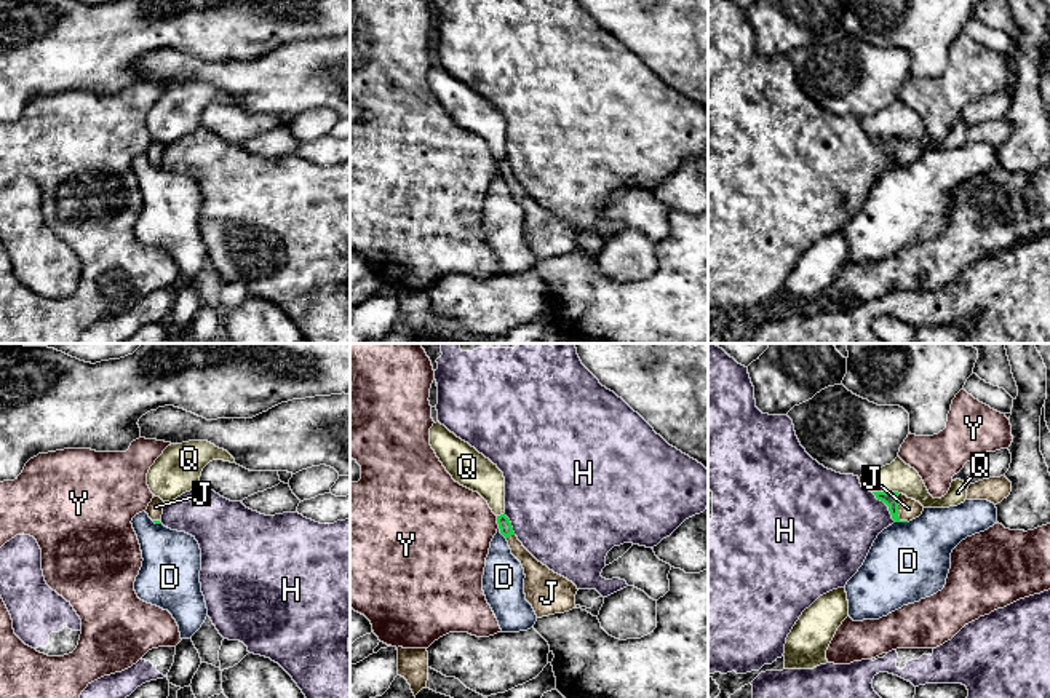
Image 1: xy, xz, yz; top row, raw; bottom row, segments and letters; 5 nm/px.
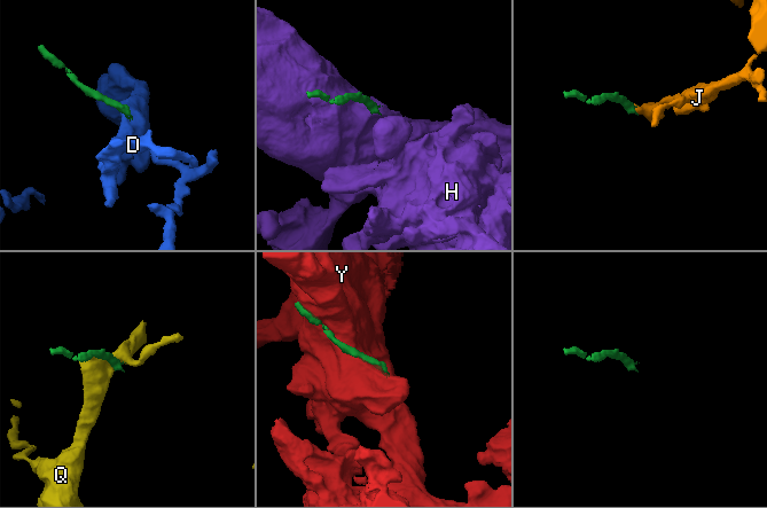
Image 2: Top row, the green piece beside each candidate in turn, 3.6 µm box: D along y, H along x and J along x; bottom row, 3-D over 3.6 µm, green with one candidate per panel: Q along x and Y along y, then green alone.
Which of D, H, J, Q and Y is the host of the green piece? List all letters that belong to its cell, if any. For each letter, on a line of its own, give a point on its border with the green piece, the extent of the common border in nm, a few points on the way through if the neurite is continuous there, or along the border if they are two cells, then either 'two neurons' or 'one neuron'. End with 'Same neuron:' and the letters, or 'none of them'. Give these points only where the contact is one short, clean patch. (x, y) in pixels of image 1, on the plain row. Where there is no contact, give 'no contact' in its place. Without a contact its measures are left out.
D: meets green in yz at (902, 163); contact 60 nm long; border along yz (895, 163), (906, 165); two neurons
H: meets green in yz at (887, 147); contact 200 nm long; border along yz (871, 134), (887, 149), (895, 163); two neurons
J: meets green in yz at (897, 152); contact 150 nm long; runs through yz (890, 141), (897, 152), (908, 150); one neuron
Q: meets green in yz at (886, 134); contact 140 nm long; two neurons
Y: meets green in xz at (497, 165); contact 70 nm long; two neurons
Same neuron: J

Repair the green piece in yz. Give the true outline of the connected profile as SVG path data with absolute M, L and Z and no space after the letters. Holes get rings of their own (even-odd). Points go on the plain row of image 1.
M873 134L877 142L884 144L889 149L889 153L892 157L892 161L895 165L909 165L916 160L919 160L924 153L924 149L908 141L903 136L898 134Z

